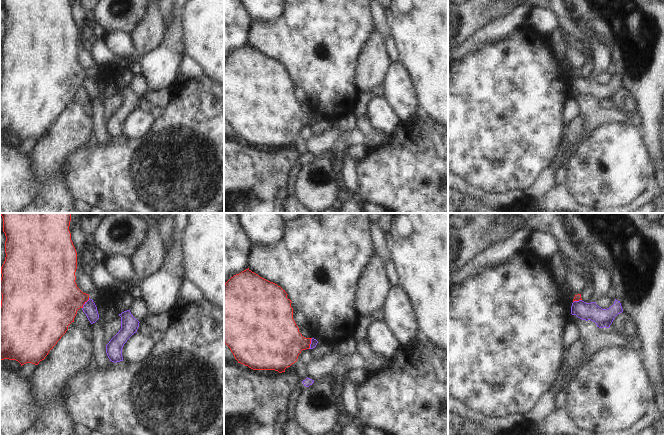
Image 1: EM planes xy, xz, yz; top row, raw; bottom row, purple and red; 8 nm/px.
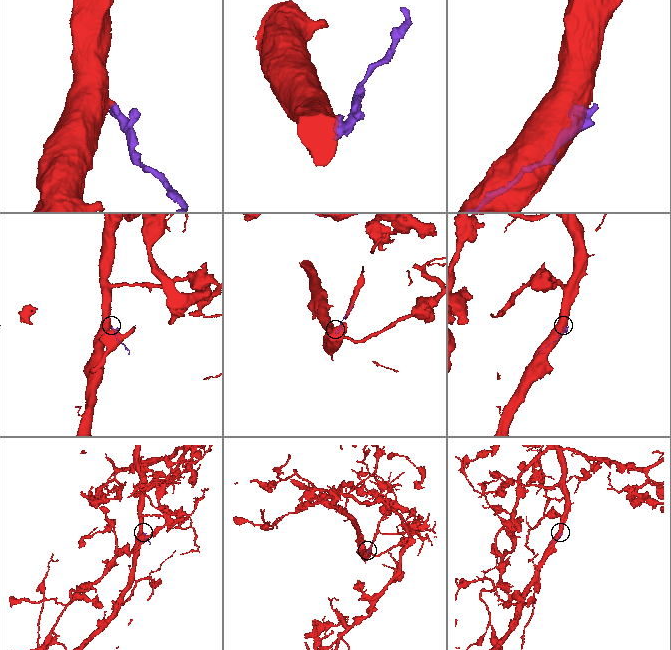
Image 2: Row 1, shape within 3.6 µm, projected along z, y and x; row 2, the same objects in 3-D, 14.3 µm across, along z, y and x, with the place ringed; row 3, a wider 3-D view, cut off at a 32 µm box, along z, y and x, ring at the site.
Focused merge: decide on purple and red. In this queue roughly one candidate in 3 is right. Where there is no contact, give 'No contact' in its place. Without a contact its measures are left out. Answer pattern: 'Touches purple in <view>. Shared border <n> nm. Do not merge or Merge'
Touches purple in xy. Shared border 110 nm. Do not merge

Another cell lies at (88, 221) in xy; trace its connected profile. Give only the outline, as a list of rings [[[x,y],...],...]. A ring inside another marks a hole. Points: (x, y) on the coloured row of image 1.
[[[75,213],[88,243],[91,243],[99,222],[110,213]]]

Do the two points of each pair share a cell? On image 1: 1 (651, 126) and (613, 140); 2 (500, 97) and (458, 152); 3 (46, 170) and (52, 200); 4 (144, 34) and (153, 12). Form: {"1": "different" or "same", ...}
{"1": "different", "2": "same", "3": "same", "4": "same"}

